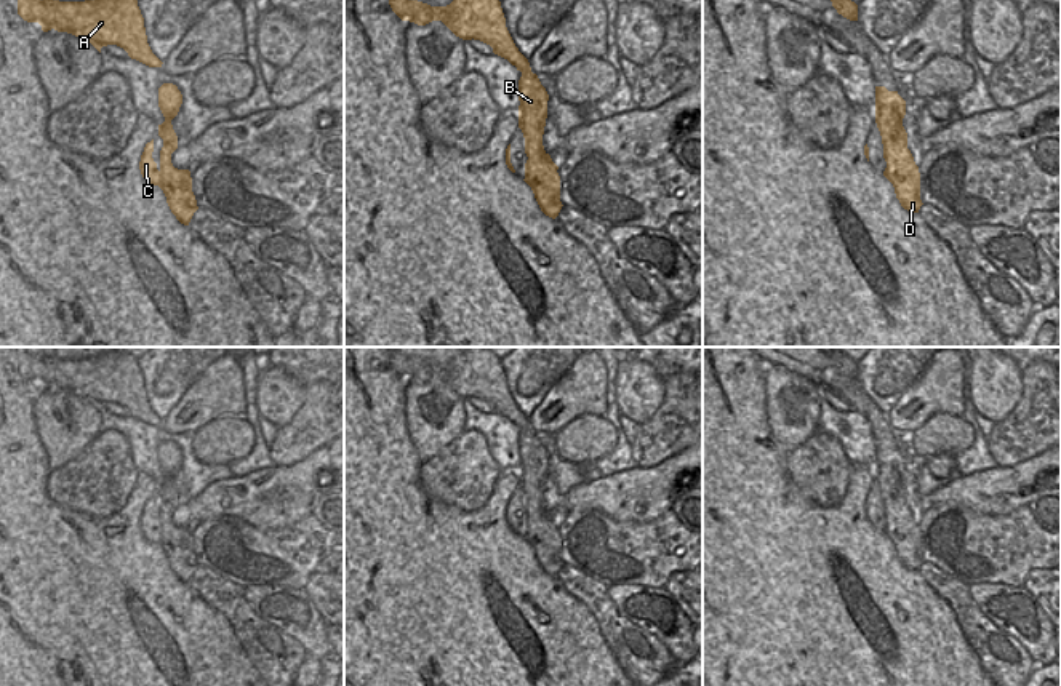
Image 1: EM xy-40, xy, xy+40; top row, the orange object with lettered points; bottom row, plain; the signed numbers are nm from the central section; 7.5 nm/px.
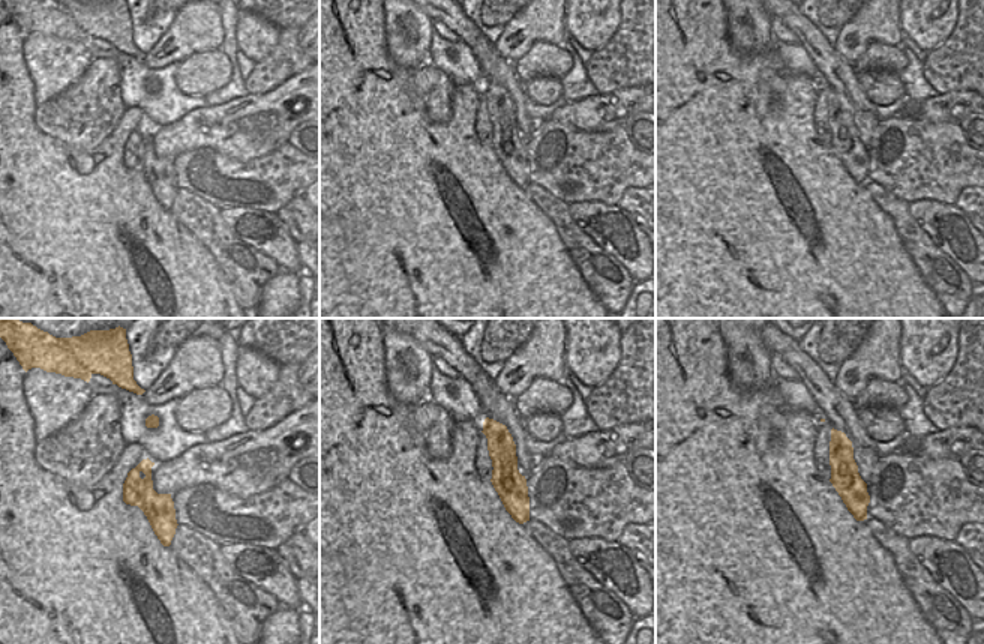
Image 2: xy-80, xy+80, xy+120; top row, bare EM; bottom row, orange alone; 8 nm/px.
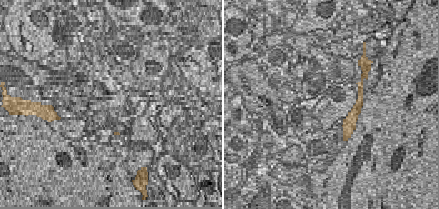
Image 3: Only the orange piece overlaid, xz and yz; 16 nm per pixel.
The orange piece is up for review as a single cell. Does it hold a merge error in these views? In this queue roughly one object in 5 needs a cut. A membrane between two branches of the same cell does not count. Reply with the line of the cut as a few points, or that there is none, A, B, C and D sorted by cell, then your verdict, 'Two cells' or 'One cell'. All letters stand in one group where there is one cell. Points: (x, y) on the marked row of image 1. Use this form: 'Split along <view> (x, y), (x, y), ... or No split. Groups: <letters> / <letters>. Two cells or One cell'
Split along xy (522, 71), (530, 72). Groups: A / B C D. Two cells

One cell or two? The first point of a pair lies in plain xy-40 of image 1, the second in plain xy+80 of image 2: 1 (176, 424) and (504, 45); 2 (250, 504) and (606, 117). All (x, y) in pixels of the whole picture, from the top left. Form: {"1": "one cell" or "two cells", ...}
{"1": "one cell", "2": "one cell"}

